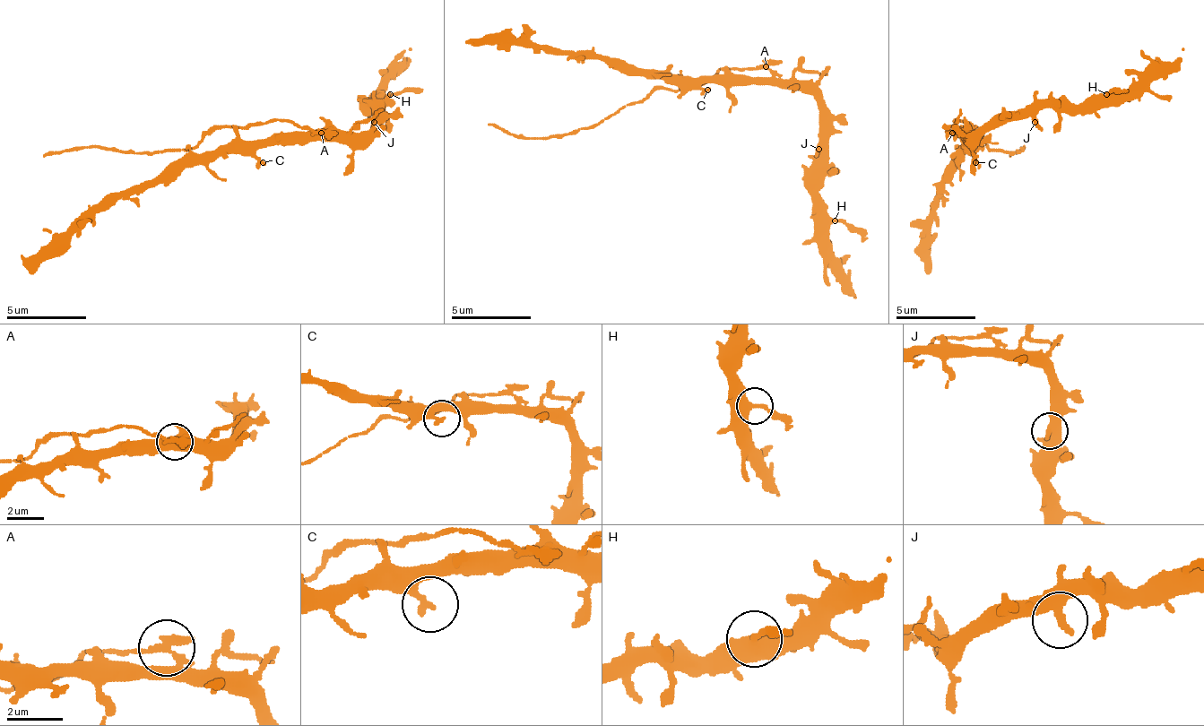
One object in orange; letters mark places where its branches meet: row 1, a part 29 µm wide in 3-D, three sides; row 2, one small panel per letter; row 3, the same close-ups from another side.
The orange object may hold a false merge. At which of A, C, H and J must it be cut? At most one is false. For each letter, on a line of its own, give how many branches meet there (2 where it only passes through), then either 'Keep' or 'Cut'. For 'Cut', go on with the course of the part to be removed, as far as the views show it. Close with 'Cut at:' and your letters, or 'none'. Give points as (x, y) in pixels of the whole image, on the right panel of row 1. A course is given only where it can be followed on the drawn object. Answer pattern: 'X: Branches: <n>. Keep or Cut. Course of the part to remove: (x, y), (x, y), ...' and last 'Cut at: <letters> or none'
A: Branches: 2. Cut. Course of the part to remove: (951, 134), (955, 122), (975, 126), (991, 150), (1015, 154), (1023, 146), (1011, 158)
C: Branches: 1. Keep
H: Branches: 2. Keep
J: Branches: 2. Keep
Cut at: A

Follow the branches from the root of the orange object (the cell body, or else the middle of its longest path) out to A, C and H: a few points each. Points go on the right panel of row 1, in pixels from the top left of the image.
A: (967, 138), (955, 130), (951, 134)
C: (967, 138), (967, 150), (975, 162)
H: (967, 138), (971, 138), (987, 122), (1007, 122), (1011, 118), (1039, 114), (1047, 107), (1095, 107), (1106, 94)

